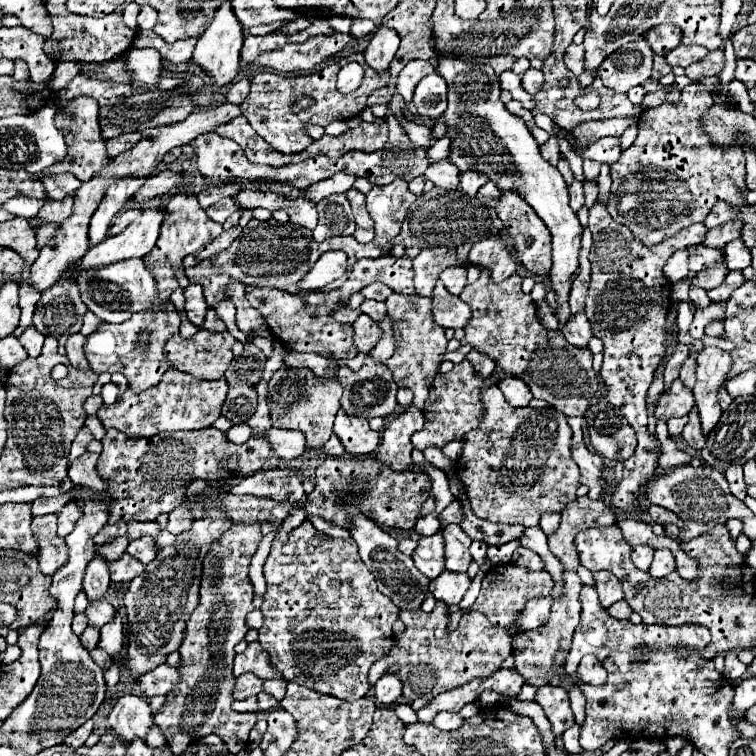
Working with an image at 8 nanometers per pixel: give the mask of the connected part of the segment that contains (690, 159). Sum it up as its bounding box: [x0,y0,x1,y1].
[608,84,748,246]

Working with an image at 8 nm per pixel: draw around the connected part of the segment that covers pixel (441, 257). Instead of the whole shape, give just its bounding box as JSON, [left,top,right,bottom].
[414,248,458,296]

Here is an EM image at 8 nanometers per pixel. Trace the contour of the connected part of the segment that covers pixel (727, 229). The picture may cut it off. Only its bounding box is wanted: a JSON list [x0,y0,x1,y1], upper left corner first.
[704,220,742,248]

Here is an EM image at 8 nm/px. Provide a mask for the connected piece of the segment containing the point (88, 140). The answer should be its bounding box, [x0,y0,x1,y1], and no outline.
[42,96,108,182]

